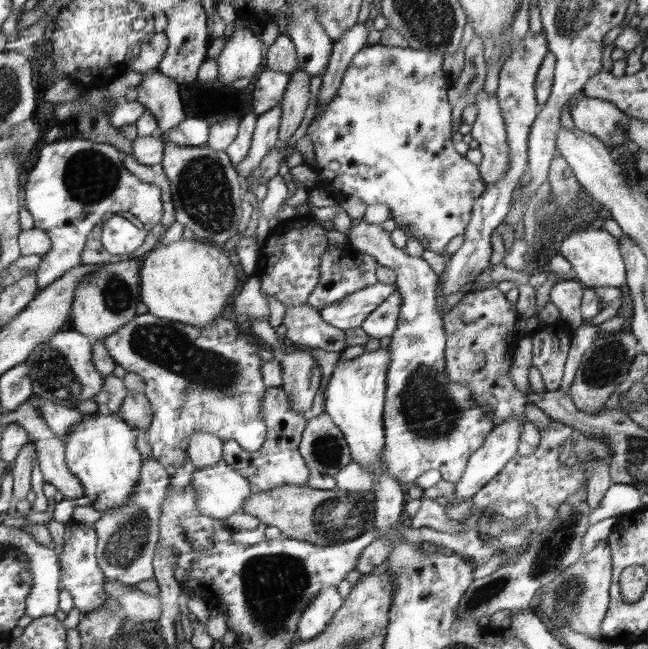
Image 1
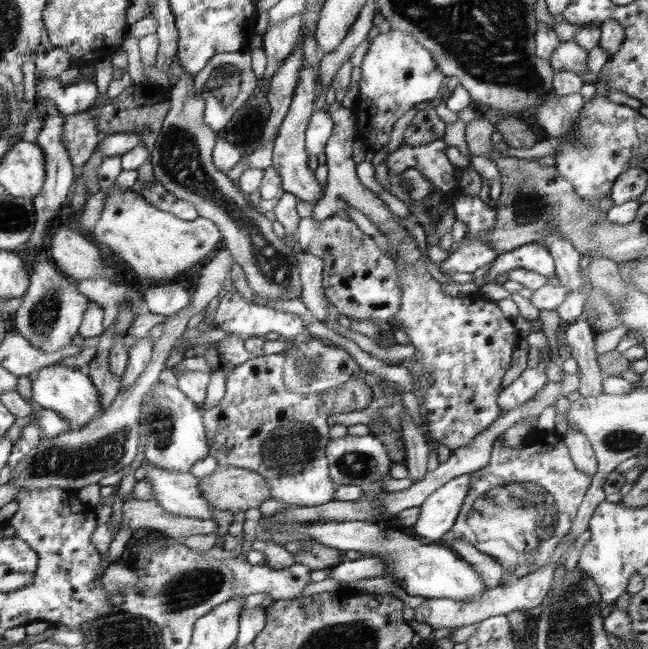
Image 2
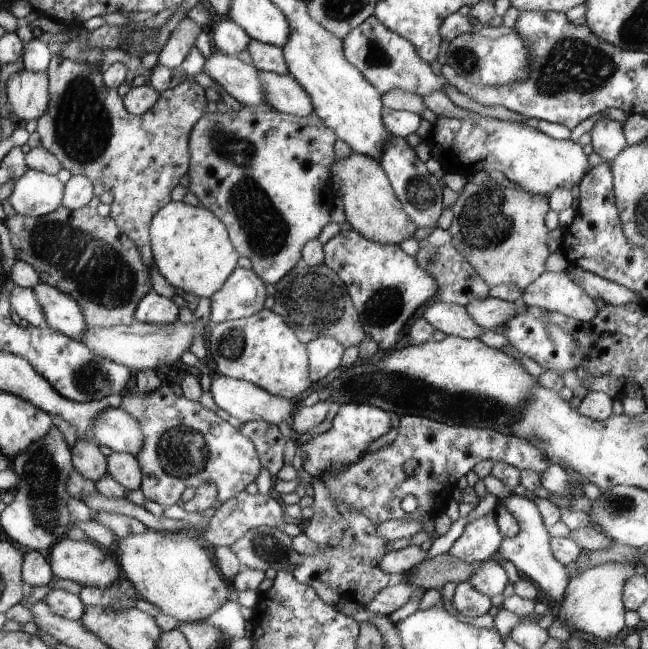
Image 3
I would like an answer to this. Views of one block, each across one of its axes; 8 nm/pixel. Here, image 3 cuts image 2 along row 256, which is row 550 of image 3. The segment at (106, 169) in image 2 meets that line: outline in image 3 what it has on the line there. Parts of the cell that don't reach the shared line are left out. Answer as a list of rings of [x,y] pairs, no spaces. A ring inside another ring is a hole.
[[[156,530],[116,539],[112,548],[122,574],[144,601],[180,623],[205,621],[230,602],[231,590],[214,566],[212,554],[196,539],[176,540]]]

